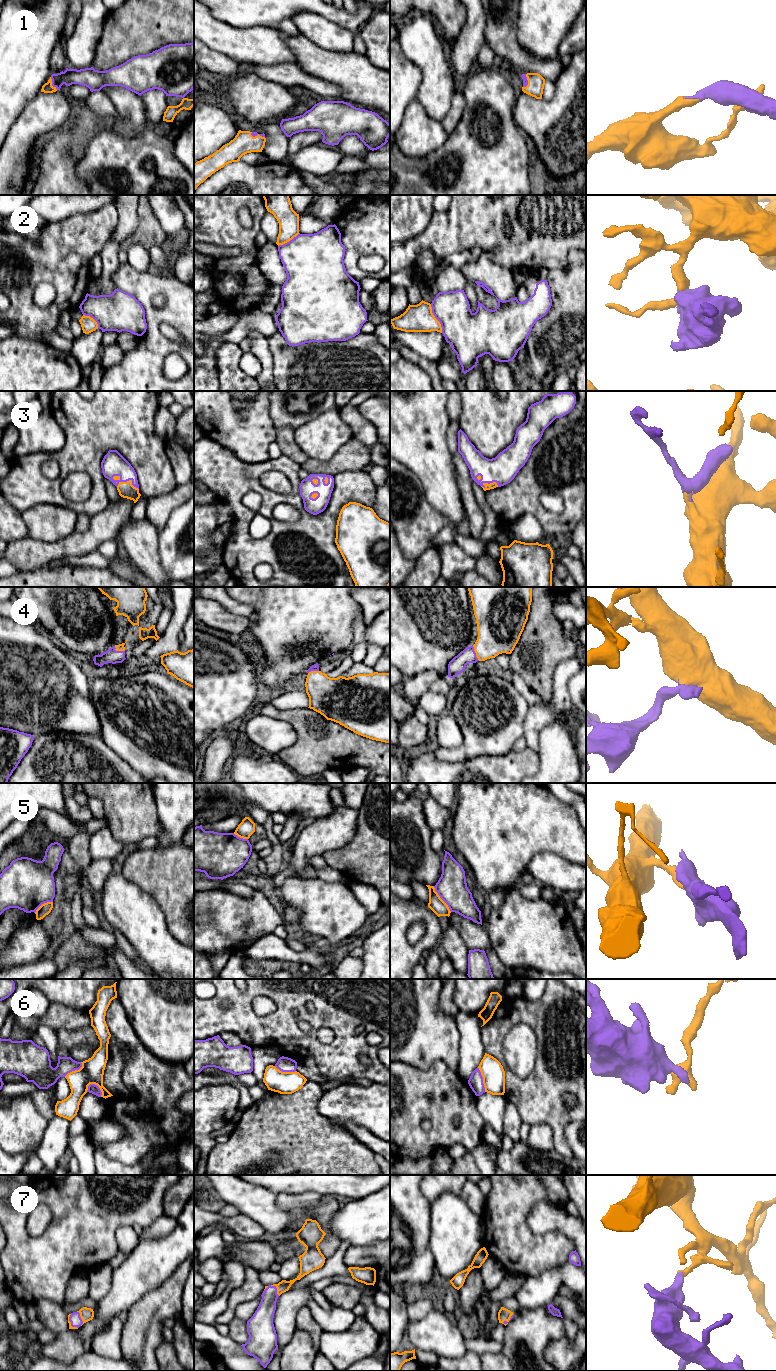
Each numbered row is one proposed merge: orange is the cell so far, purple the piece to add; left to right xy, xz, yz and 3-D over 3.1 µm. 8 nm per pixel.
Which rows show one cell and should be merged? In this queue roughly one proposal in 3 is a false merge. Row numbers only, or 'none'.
1, 3, 4, 7

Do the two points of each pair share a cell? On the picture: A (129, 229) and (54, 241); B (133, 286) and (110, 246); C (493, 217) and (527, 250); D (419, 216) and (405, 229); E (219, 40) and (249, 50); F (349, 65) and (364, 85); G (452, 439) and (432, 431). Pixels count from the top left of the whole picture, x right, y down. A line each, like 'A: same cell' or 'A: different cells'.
A: different cells
B: different cells
C: same cell
D: same cell
E: same cell
F: same cell
G: different cells

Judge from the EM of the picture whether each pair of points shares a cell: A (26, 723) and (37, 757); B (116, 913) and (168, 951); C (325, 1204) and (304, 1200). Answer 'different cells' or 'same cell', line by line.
A: different cells
B: same cell
C: different cells

